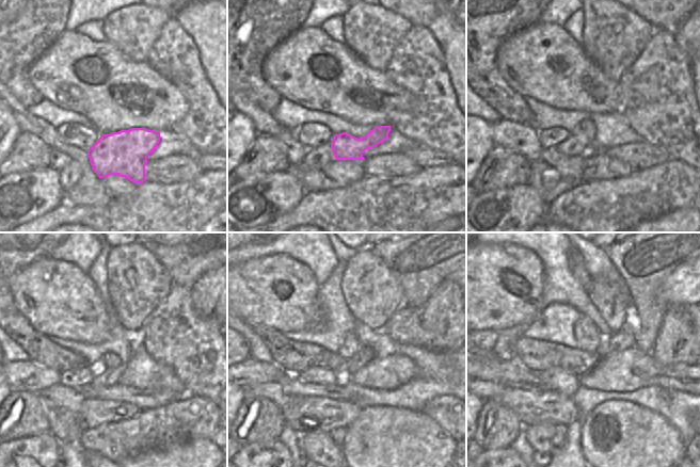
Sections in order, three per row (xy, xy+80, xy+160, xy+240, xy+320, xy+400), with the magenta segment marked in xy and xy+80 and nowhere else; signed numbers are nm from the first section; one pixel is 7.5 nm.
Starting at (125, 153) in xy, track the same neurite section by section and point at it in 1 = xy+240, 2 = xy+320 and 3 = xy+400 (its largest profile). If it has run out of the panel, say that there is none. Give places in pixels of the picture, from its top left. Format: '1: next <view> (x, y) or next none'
1: next xy+240 (110, 359)
2: next xy+320 (432, 363)
3: next xy+400 (590, 328)

